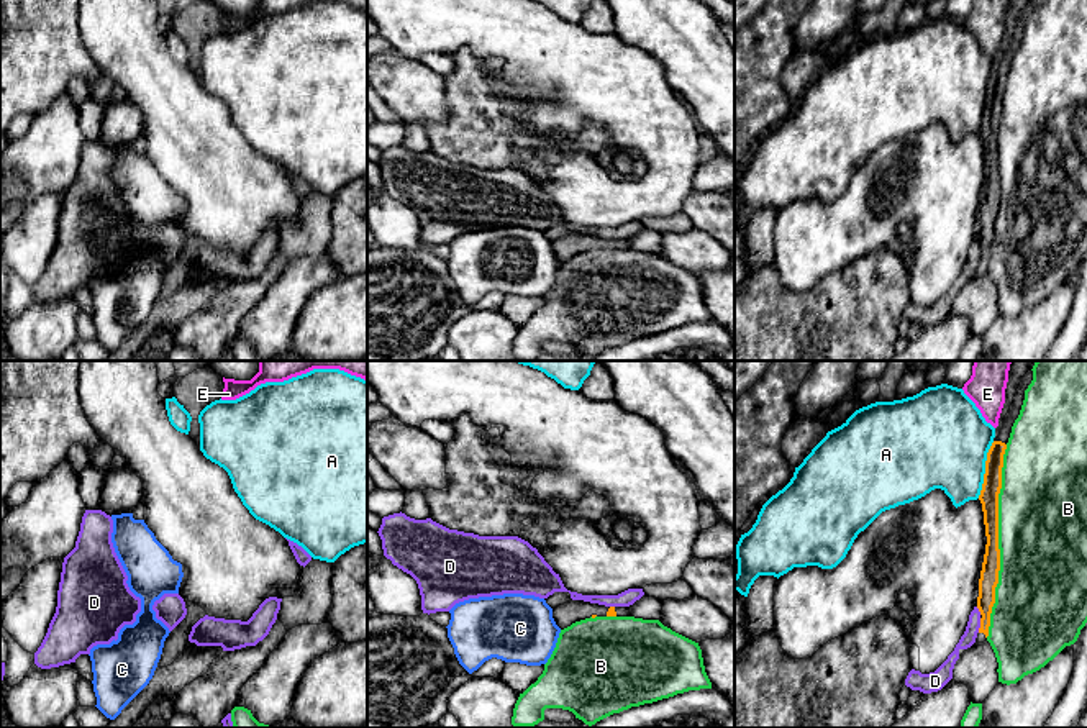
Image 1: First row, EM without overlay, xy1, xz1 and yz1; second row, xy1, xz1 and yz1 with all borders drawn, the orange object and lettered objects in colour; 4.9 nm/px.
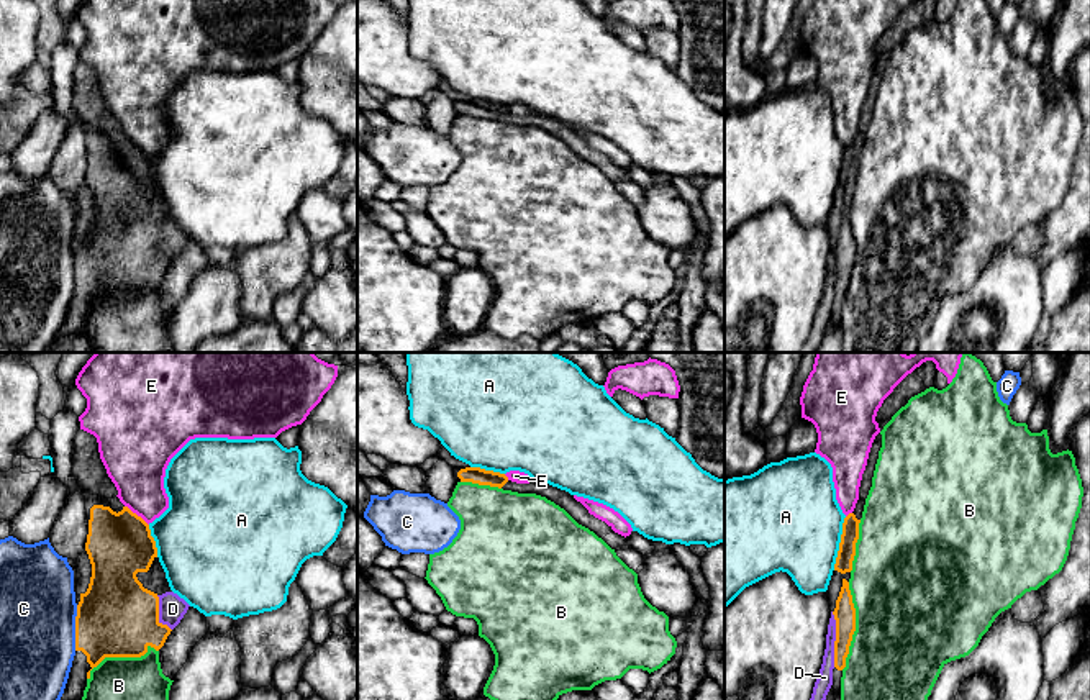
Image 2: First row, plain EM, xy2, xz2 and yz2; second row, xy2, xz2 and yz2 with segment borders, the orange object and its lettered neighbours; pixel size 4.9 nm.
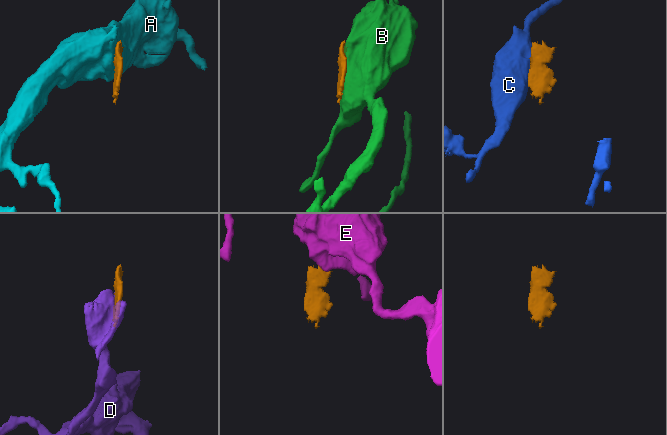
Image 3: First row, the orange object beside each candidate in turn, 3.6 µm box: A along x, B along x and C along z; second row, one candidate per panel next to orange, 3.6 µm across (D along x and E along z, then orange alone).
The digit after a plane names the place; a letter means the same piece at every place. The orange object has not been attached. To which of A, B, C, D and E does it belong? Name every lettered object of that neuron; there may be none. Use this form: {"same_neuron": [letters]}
{"same_neuron": []}

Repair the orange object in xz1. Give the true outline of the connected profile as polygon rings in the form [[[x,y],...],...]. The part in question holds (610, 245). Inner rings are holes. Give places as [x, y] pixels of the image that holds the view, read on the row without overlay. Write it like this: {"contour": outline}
{"contour": [[[569,233],[567,236],[553,241],[553,251],[561,262],[590,249],[630,249],[630,241],[605,239],[584,233]]]}

